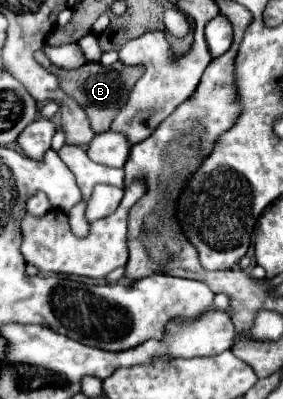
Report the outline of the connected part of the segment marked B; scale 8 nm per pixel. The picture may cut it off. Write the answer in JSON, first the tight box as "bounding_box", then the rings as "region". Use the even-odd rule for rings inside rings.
{"bounding_box":[36,52,144,132],"region":[[[42,52],[36,54],[36,60],[46,70],[54,72],[58,76],[58,80],[60,80],[60,88],[64,90],[64,94],[70,96],[72,100],[76,100],[84,108],[84,112],[88,114],[88,118],[92,122],[94,132],[110,130],[110,122],[114,120],[118,110],[126,102],[126,96],[128,96],[130,88],[134,86],[134,82],[138,80],[138,76],[144,70],[144,66],[126,66],[122,62],[116,62],[112,66],[108,66],[108,68],[98,64],[98,62],[86,62],[84,66],[80,66],[76,70],[64,70],[64,68],[56,68],[54,64],[50,64],[50,60]]]}

